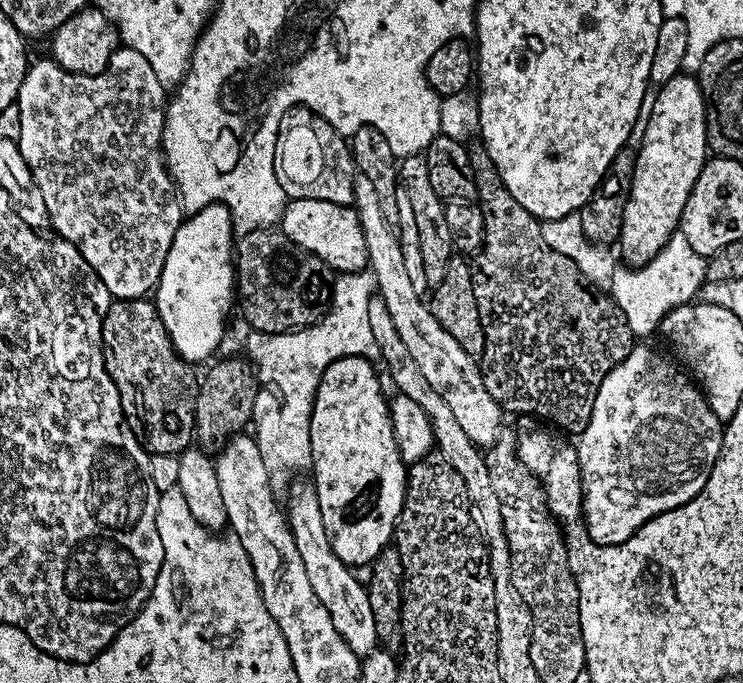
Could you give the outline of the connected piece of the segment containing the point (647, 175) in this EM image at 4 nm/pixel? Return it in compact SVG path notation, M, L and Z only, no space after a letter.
M692 74L671 76L666 83L659 85L645 137L636 152L634 178L630 182L618 241L625 265L639 266L650 262L650 258L654 258L654 254L658 254L658 250L678 231L694 182L698 182L698 174L709 156L700 81Z

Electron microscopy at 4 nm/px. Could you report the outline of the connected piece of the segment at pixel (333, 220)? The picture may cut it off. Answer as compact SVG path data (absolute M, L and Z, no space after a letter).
M294 200L285 203L283 213L278 221L279 231L283 232L299 251L308 256L318 257L329 269L337 268L340 274L351 274L368 268L368 255L366 254L366 240L362 234L360 219L355 207L347 204L335 204L325 200Z

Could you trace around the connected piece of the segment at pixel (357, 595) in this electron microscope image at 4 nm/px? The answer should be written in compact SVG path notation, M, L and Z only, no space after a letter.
M296 478L291 481L291 492L288 508L286 504L286 519L294 538L294 546L298 546L302 566L306 566L310 586L314 586L314 594L318 594L318 602L322 602L326 614L330 614L334 630L338 630L338 634L346 642L346 646L350 646L356 657L363 658L378 644L368 589L362 583L361 577L359 580L358 577L352 576L353 569L343 564L338 554L334 554L326 538L326 526L322 526L322 510L318 506L315 487L311 483L303 484Z

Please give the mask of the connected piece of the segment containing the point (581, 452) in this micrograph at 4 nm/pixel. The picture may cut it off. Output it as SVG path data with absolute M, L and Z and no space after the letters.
M633 347L631 354L620 364L616 364L604 375L604 381L600 384L598 394L594 398L594 406L590 414L590 422L584 432L579 433L575 441L576 461L580 463L580 486L582 489L582 519L588 536L595 544L621 544L626 542L633 532L638 531L647 520L652 520L659 512L668 512L672 508L682 506L690 502L706 486L710 470L716 464L720 453L722 439L722 422L710 410L708 400L703 391L694 383L693 377L687 371L682 370L679 363L671 364L660 352L652 348Z

